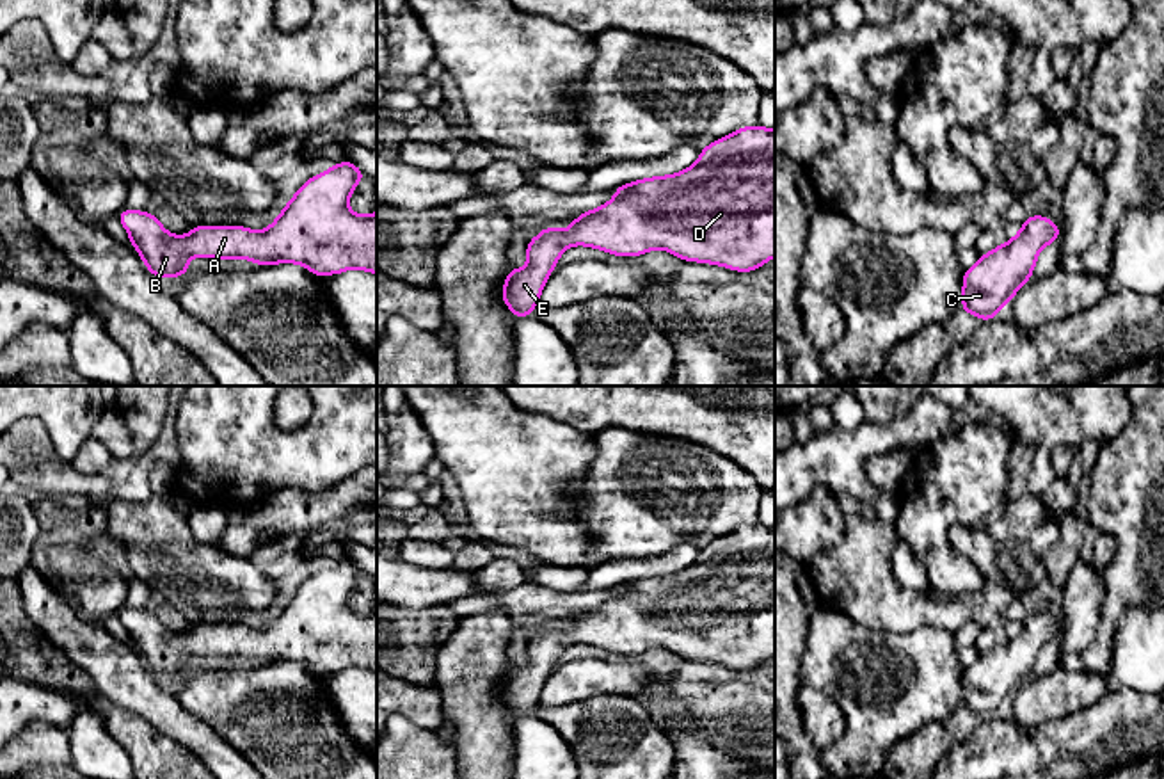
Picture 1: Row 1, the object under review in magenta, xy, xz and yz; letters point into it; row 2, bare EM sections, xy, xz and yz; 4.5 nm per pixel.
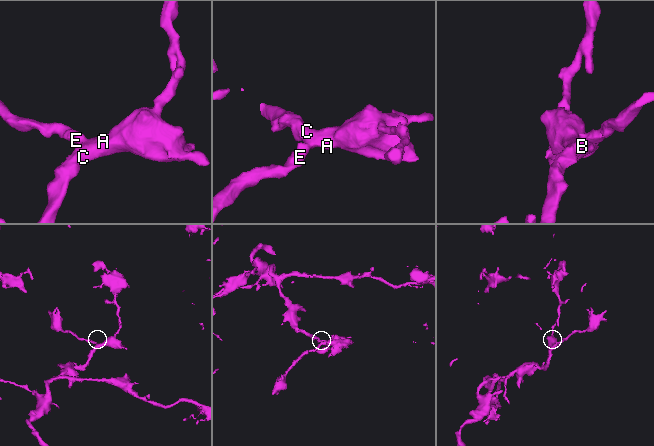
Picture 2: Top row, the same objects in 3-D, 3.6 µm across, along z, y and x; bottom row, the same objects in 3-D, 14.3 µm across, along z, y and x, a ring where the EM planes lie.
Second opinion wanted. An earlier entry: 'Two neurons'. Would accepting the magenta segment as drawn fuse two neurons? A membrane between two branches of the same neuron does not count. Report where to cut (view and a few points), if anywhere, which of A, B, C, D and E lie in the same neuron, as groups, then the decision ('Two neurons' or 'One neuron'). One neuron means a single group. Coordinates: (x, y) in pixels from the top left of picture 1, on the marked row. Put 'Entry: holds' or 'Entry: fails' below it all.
No split. Groups: A B C D E. One neuron
Entry: fails

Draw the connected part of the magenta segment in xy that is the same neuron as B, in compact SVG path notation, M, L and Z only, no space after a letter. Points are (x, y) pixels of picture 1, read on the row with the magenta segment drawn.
M341 158L341 162L316 176L311 176L281 210L279 217L265 229L252 231L245 226L194 226L188 235L176 237L163 229L149 212L126 210L117 213L151 276L179 277L188 272L194 256L215 260L249 260L259 267L275 263L299 263L320 277L341 274L350 269L377 274L377 210L373 215L355 215L348 199L355 185L366 174Z

